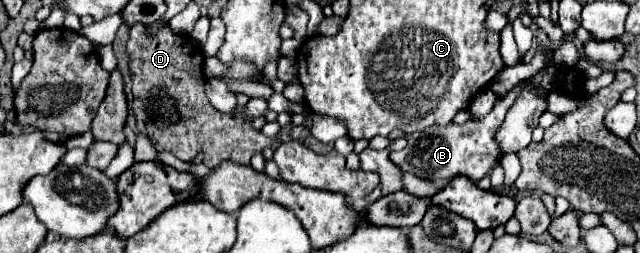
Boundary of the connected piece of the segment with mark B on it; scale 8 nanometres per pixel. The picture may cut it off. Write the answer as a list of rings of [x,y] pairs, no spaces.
[[[523,81],[515,89],[505,93],[503,97],[497,97],[497,103],[485,117],[469,119],[463,125],[455,125],[455,123],[449,123],[445,127],[435,125],[435,127],[427,127],[427,131],[415,131],[415,133],[407,135],[407,147],[401,151],[393,151],[391,161],[399,169],[409,171],[409,173],[417,175],[419,179],[427,179],[427,181],[441,183],[441,181],[449,181],[451,177],[457,177],[457,175],[465,175],[471,181],[479,181],[493,169],[493,165],[497,165],[497,161],[501,157],[499,143],[495,143],[495,135],[511,107],[511,103],[515,103],[515,99],[523,91],[535,91],[535,95],[543,95],[543,89],[539,85],[535,85],[531,81]]]

